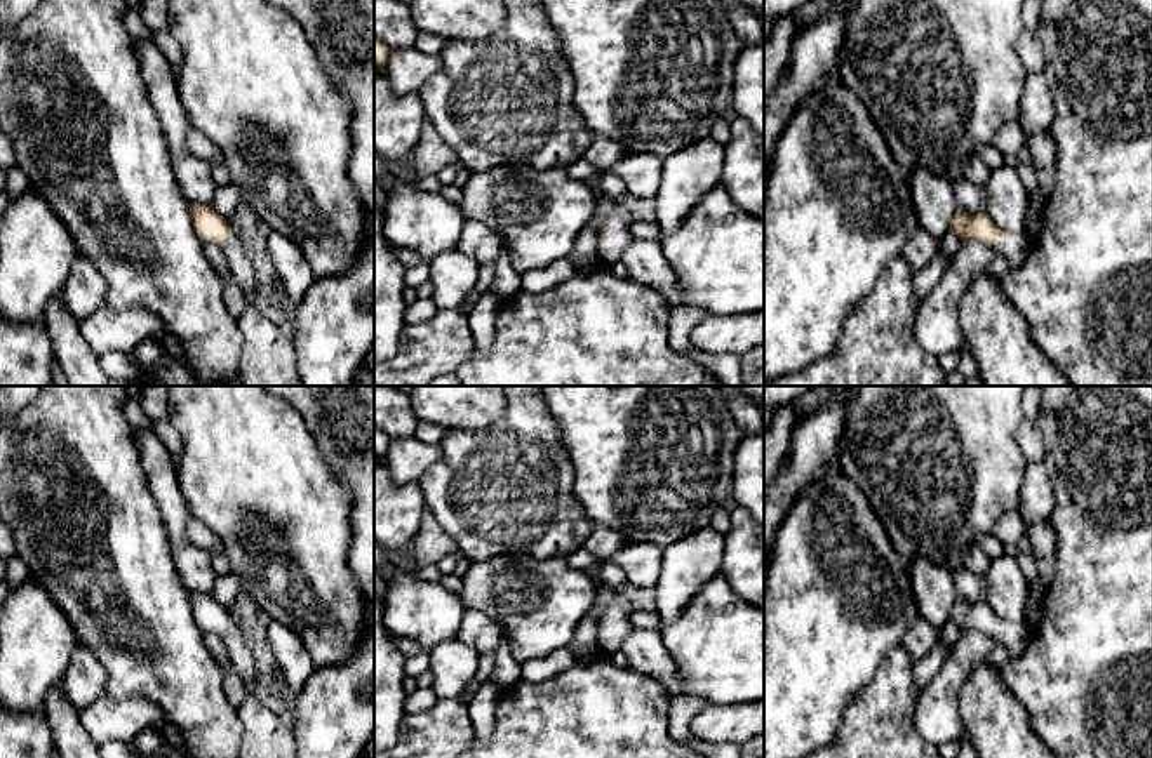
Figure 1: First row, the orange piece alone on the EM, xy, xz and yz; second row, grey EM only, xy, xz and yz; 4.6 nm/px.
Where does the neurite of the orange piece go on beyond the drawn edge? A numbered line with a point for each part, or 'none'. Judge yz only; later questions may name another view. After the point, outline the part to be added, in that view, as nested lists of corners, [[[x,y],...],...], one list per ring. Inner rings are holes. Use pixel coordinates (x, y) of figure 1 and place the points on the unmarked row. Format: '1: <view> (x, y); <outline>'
1: yz (1015, 637); [[[1008,622],[1006,628],[997,628],[992,638],[997,647],[1004,647],[1011,659],[1015,659],[1025,652],[1032,635],[1027,624]]]

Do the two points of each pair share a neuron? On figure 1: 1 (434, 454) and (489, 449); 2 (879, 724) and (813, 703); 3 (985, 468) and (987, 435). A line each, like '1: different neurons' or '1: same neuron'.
1: different neurons
2: different neurons
3: same neuron

